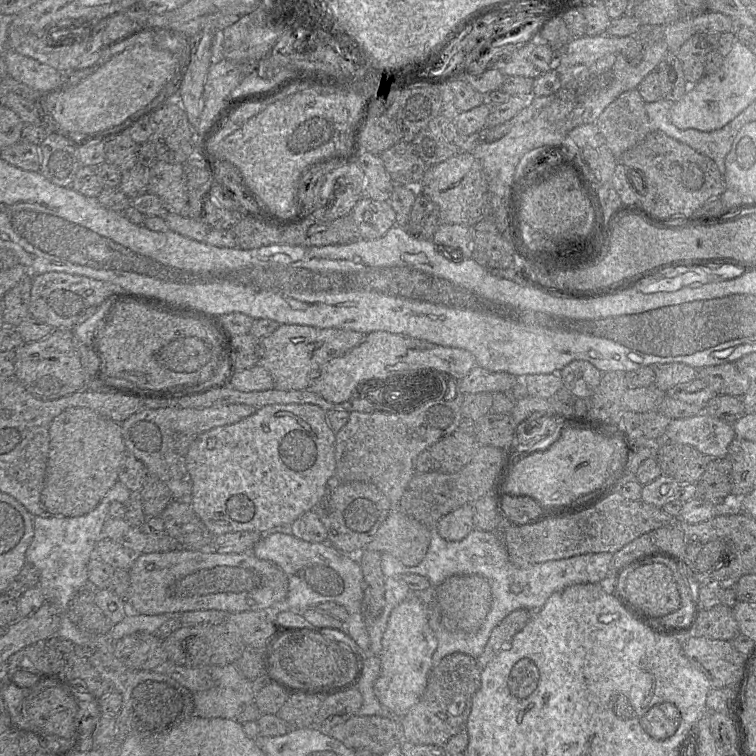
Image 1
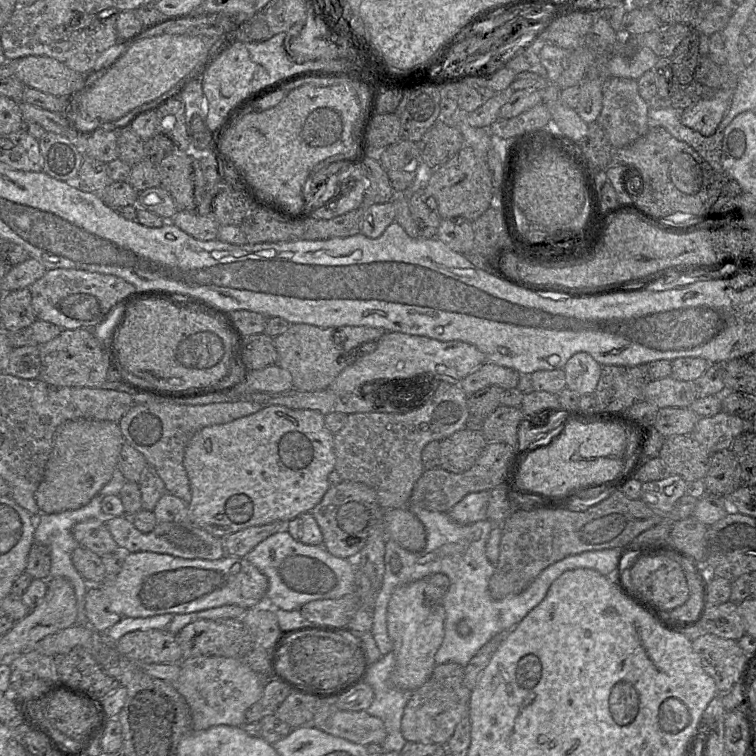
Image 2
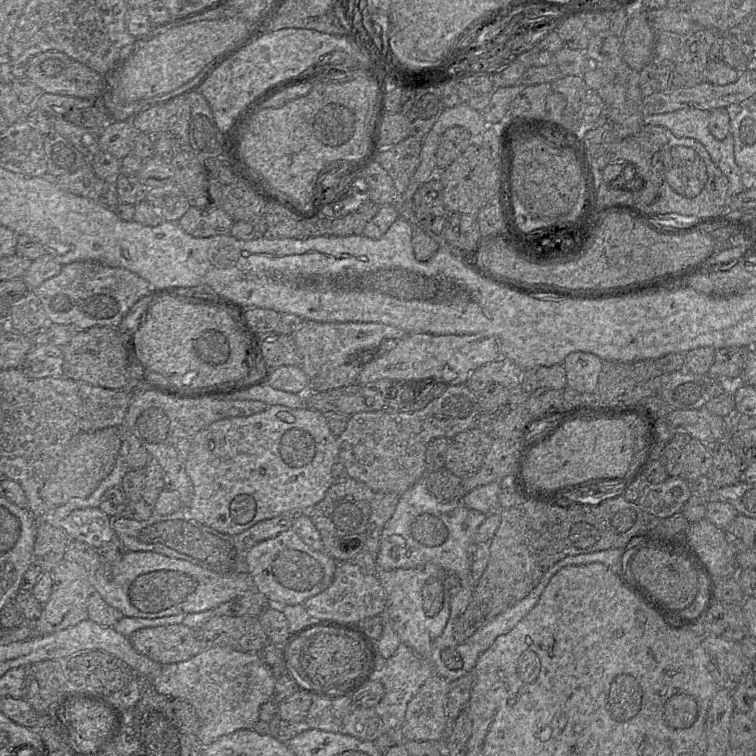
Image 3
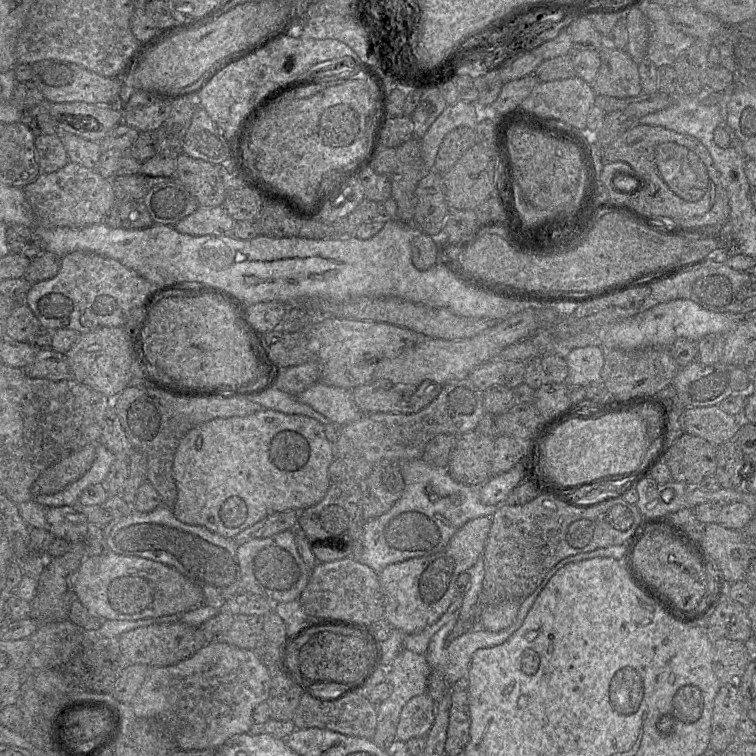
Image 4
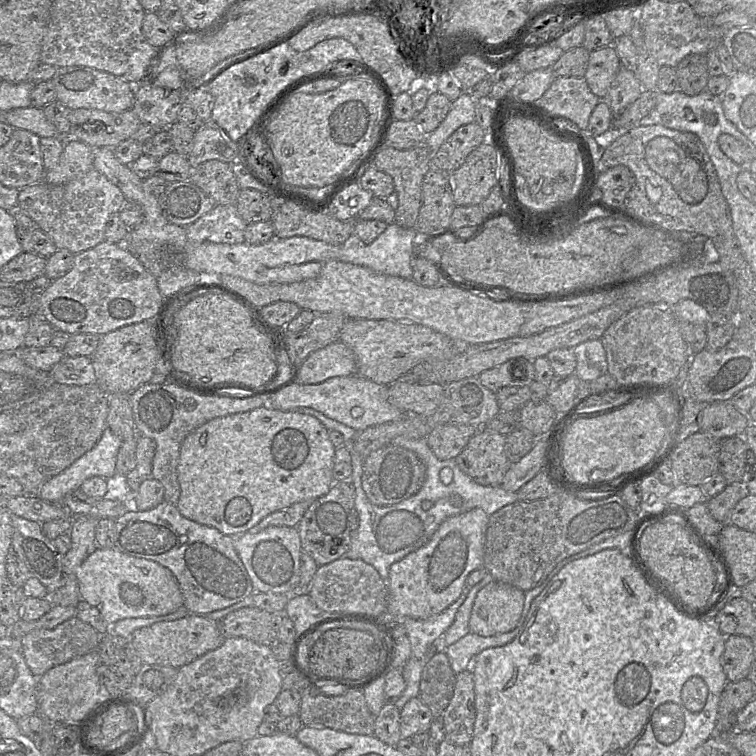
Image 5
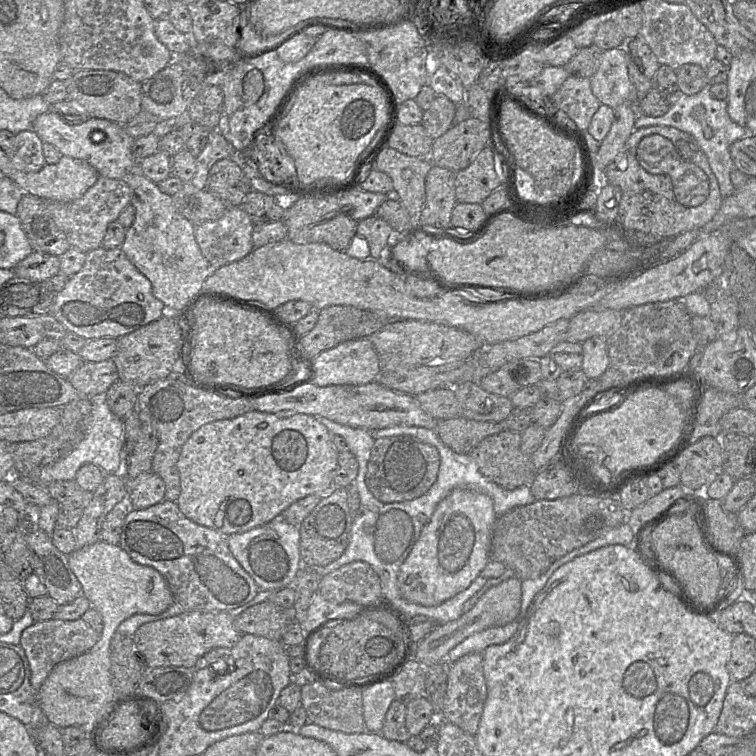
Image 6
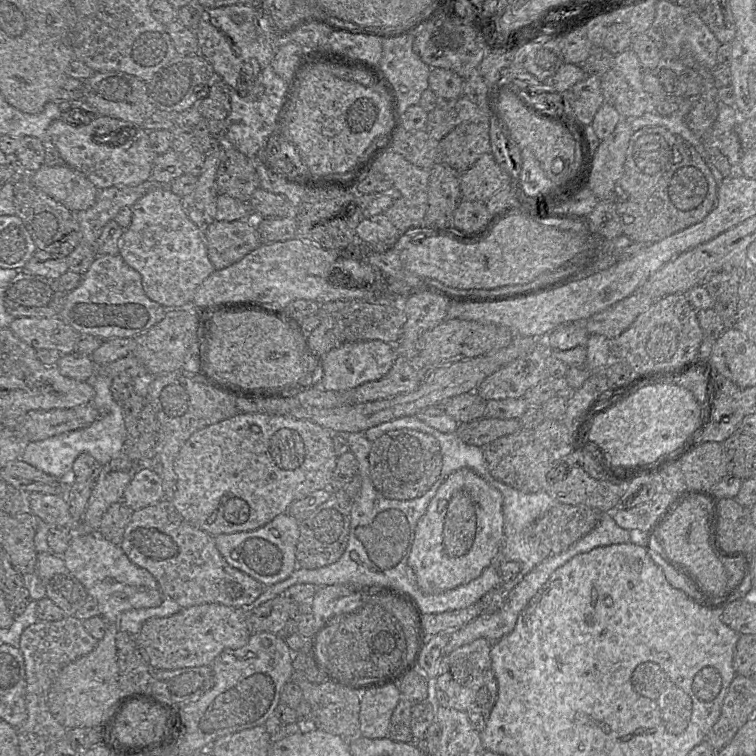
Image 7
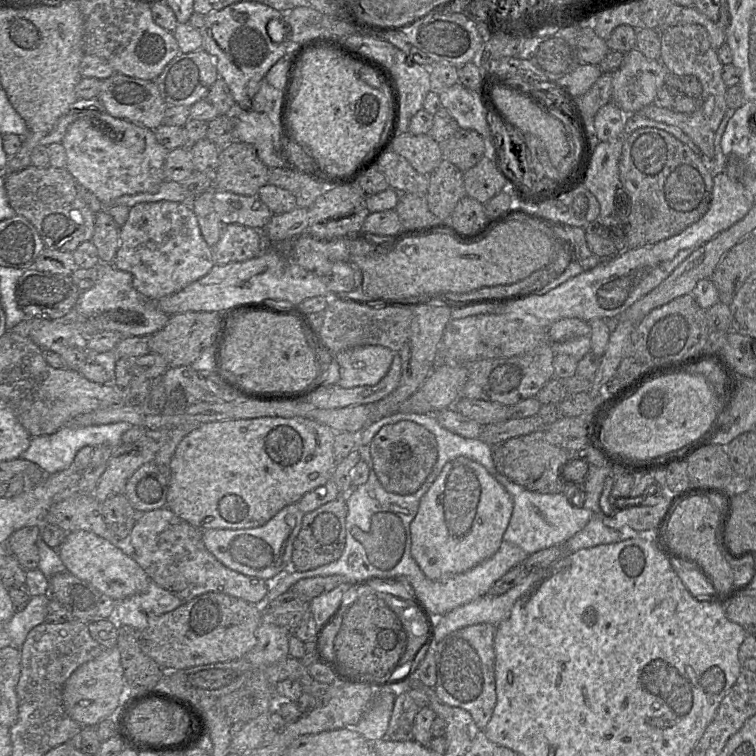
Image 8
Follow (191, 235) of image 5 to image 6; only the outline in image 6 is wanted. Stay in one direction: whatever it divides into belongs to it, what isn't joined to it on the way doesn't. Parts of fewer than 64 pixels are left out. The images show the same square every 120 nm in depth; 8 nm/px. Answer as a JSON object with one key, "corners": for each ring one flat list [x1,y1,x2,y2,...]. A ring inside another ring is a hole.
{"corners":[[227,206,223,216,195,224,195,238,211,269,240,260,254,248,253,222,239,206]]}

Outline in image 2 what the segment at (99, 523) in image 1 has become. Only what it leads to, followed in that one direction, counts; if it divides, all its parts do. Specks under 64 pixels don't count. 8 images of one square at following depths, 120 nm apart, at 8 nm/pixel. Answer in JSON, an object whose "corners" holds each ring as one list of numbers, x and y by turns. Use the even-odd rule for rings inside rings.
{"corners":[[116,468,113,472,111,480,102,487,102,489,87,503,85,506,75,509,67,510,54,514,40,514,35,516,35,532,34,541,36,543,46,546,50,552,51,567,50,578,63,577,66,578,73,586,76,605,77,605,77,622,75,625,87,625,87,618,85,612,85,594,87,588,90,586,83,577,79,574,72,563,72,553,79,546,72,534,72,528,75,524,92,519,103,518,101,511,101,502,104,497,108,495,119,495,121,489,126,483,126,479,121,471]]}

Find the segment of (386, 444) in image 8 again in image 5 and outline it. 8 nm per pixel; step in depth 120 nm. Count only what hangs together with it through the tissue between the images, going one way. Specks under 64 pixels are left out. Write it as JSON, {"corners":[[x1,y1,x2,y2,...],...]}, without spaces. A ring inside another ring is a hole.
{"corners":[[388,444,372,452,363,464,362,488,371,503,391,506,417,493,427,475,426,461,406,448]]}

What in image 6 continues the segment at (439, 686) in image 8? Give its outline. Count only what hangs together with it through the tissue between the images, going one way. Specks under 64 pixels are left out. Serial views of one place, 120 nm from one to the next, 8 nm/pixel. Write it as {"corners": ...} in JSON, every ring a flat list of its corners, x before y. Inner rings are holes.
{"corners":[[474,652,449,663,447,689,439,714,440,722,450,722,463,731,476,735,487,699,487,686,483,672,483,654]]}

